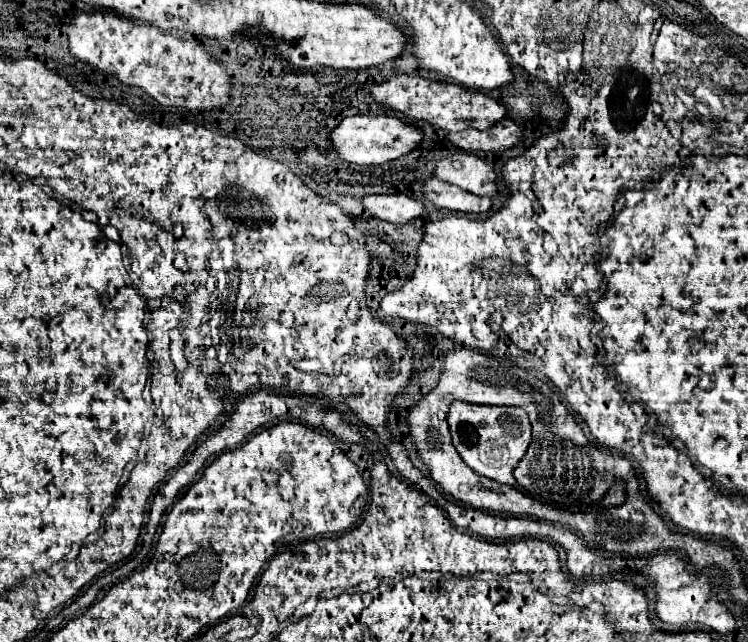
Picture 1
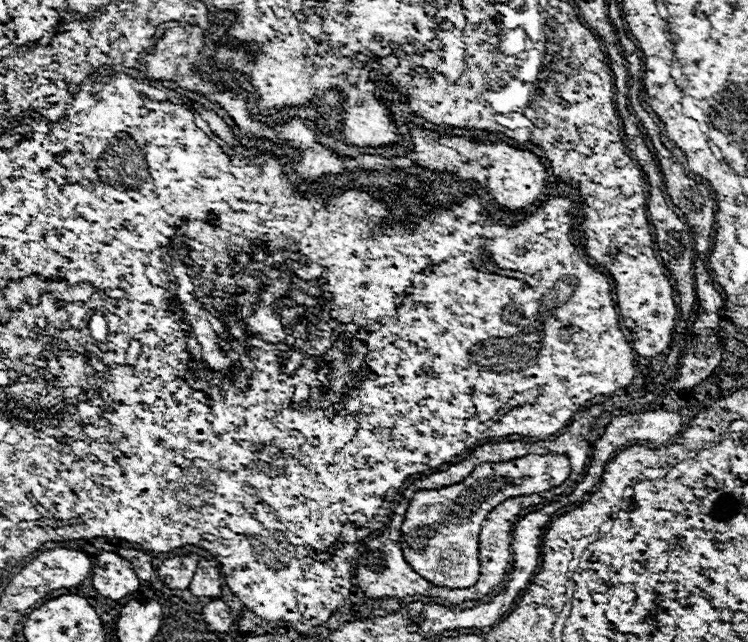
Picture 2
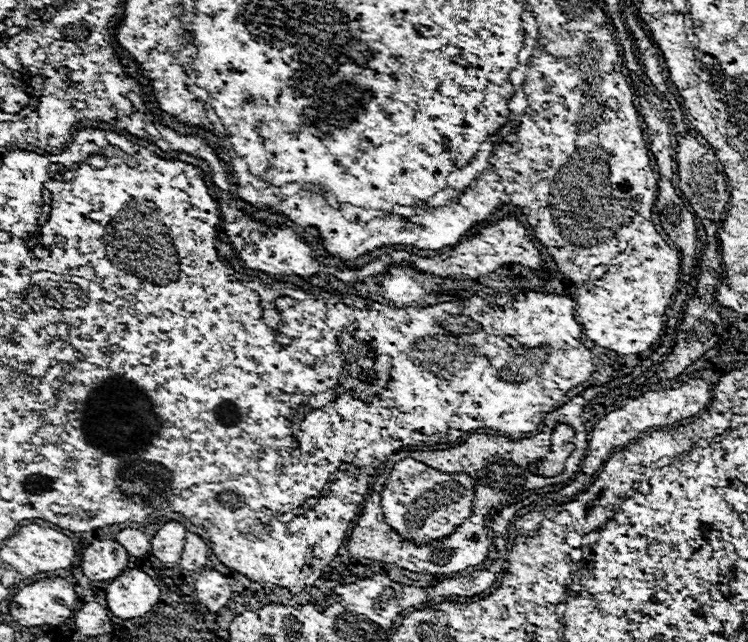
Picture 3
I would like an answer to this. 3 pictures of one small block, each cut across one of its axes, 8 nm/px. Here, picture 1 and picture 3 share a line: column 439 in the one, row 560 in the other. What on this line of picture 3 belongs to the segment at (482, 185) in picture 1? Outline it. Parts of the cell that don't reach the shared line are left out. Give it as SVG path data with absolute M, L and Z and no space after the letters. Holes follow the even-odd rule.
M170 520L162 524L160 530L154 534L154 538L150 540L152 554L162 562L178 562L182 554L184 538L186 538L184 524Z

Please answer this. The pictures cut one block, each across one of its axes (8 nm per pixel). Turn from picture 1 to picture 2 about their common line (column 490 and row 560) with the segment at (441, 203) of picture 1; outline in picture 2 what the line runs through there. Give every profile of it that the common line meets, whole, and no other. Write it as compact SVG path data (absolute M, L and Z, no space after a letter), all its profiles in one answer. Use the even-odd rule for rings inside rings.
M200 560L190 582L190 592L194 596L204 598L220 598L222 592L222 576L220 570L210 560Z

